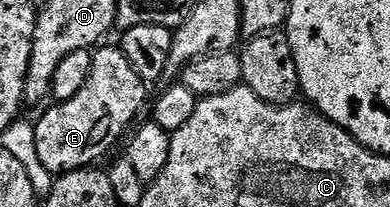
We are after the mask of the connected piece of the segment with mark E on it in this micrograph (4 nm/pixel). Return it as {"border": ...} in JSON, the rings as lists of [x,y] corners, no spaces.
{"border":[[[99,46],[93,52],[90,76],[85,85],[70,99],[55,102],[55,107],[39,121],[38,128],[34,131],[34,147],[38,150],[38,159],[53,173],[65,173],[78,167],[97,164],[97,159],[125,133],[126,126],[137,117],[138,110],[146,99],[147,84],[138,76],[125,53],[117,46],[106,46]]]}

